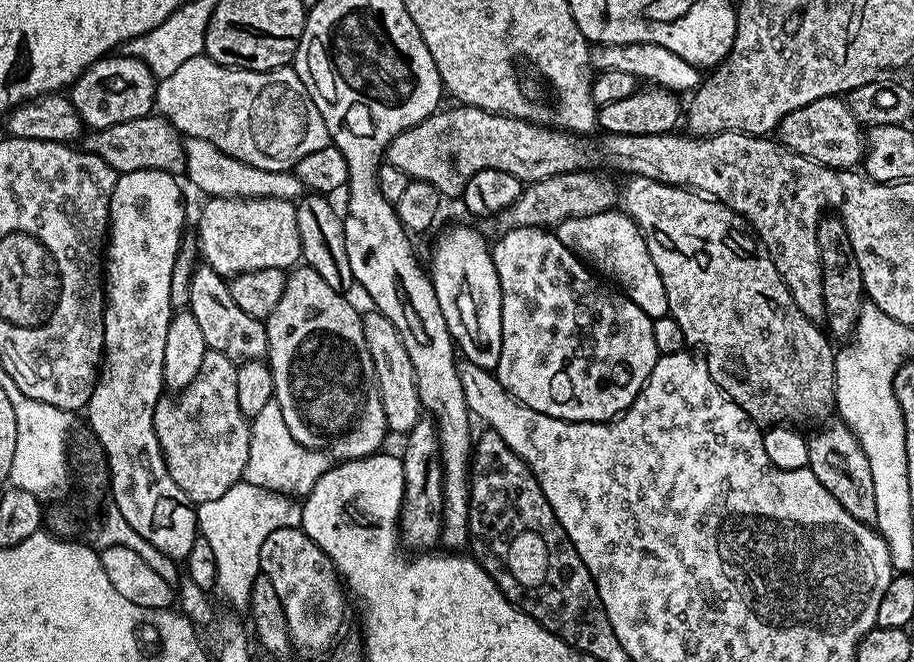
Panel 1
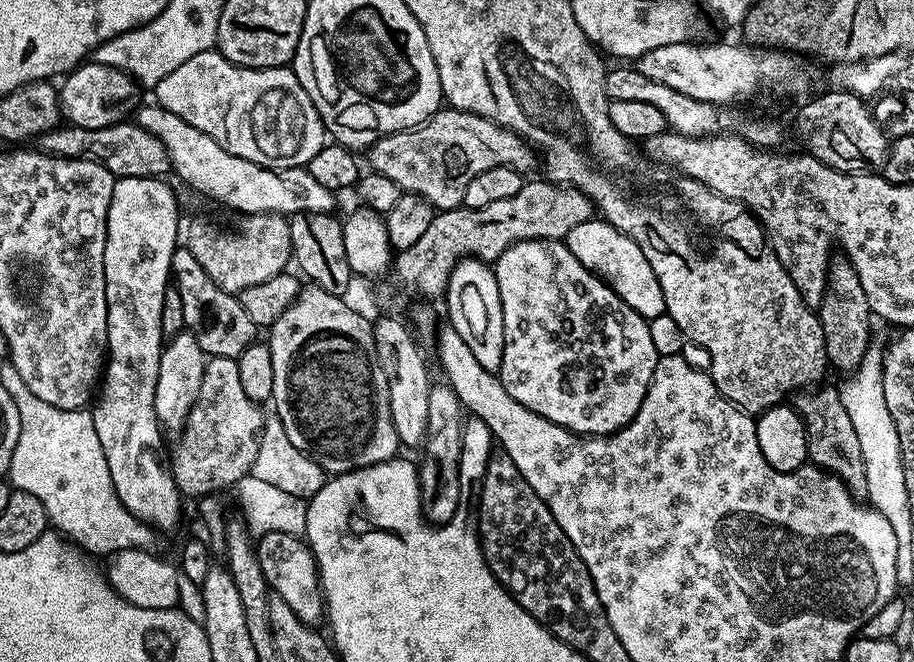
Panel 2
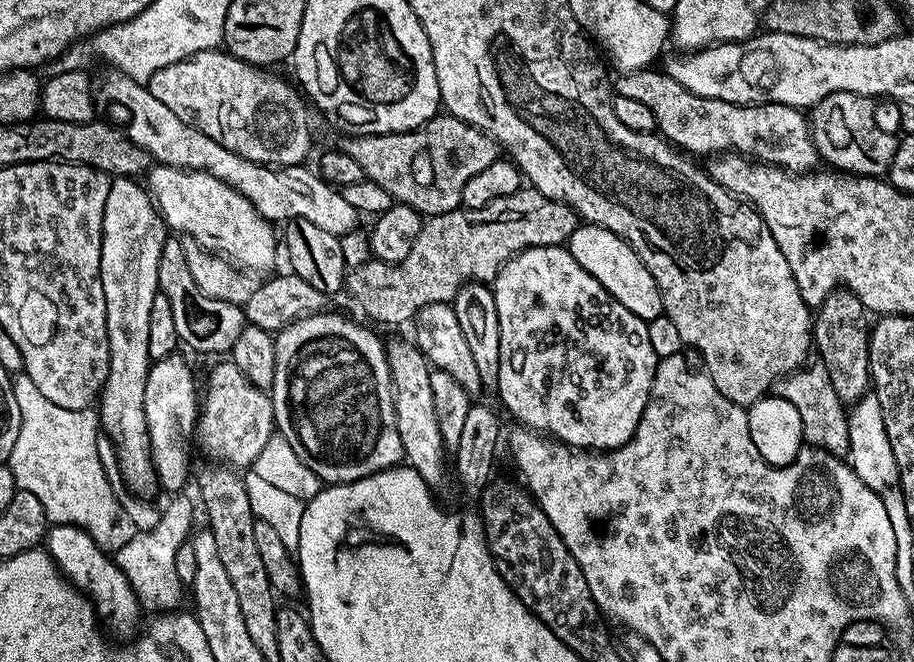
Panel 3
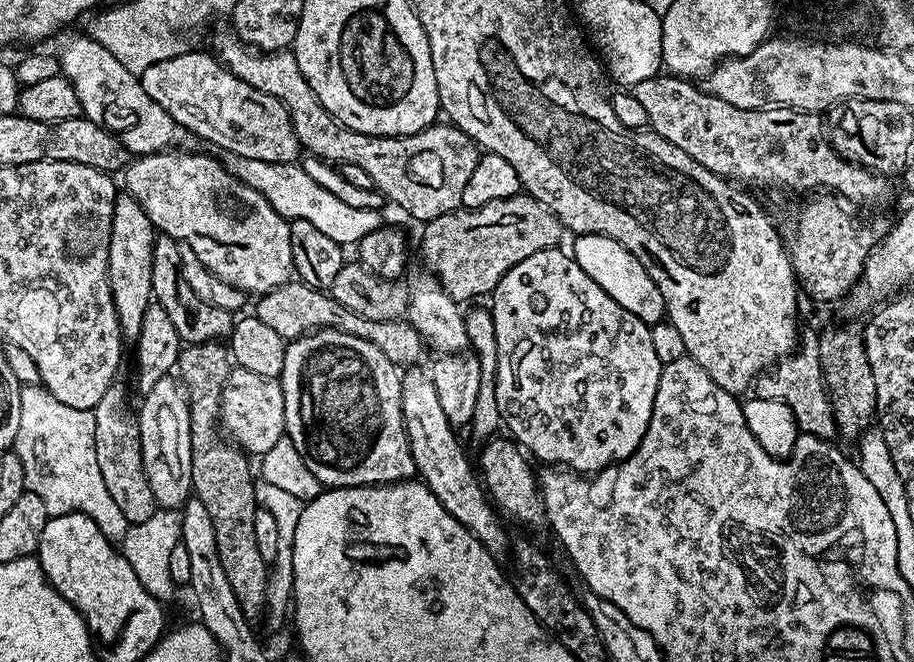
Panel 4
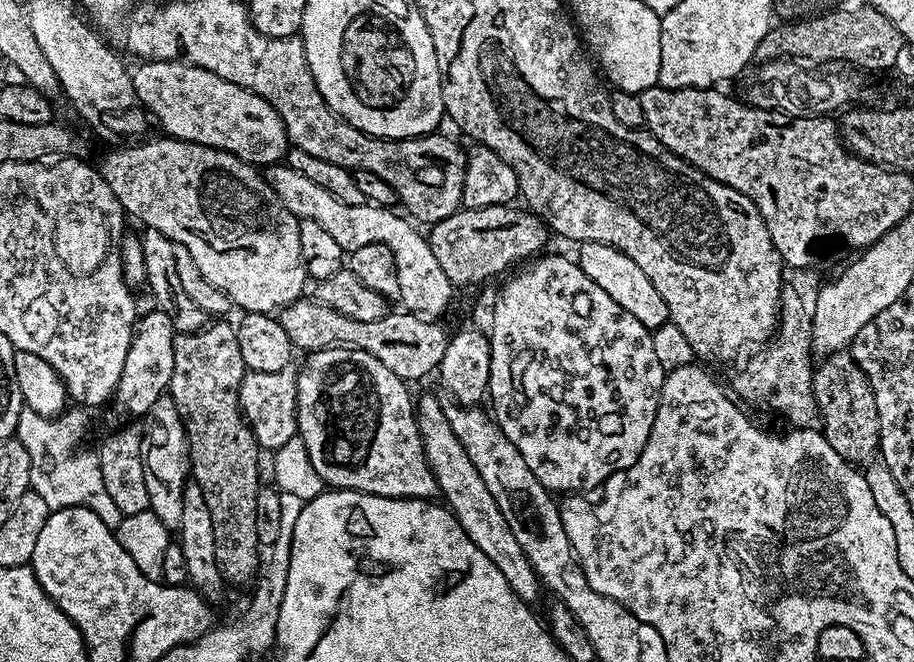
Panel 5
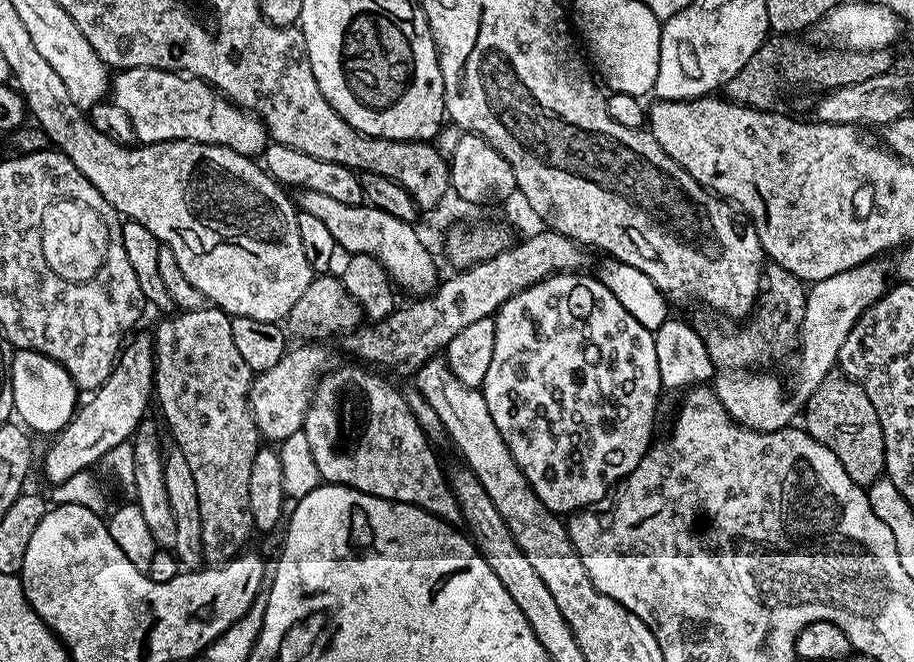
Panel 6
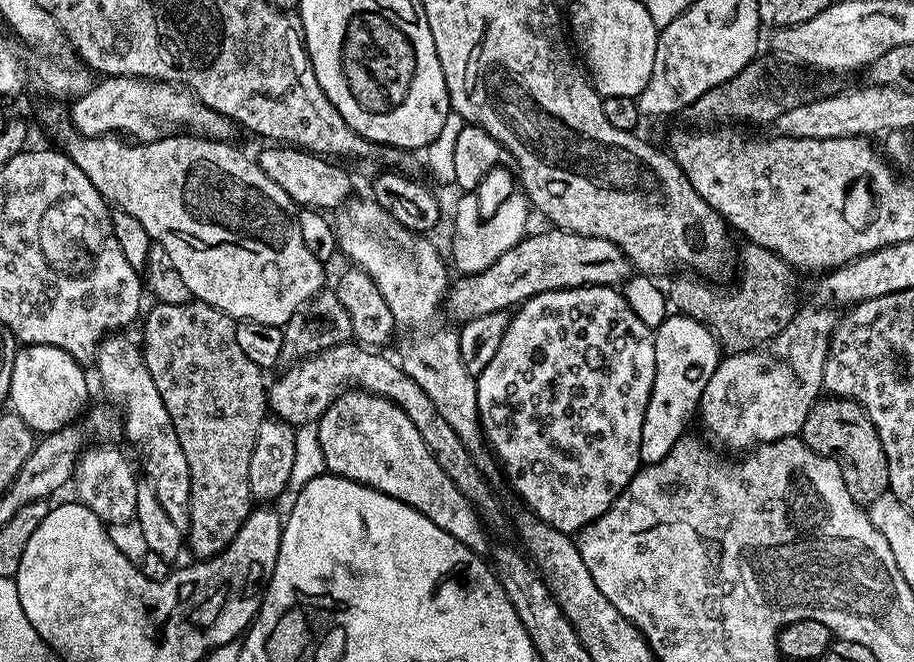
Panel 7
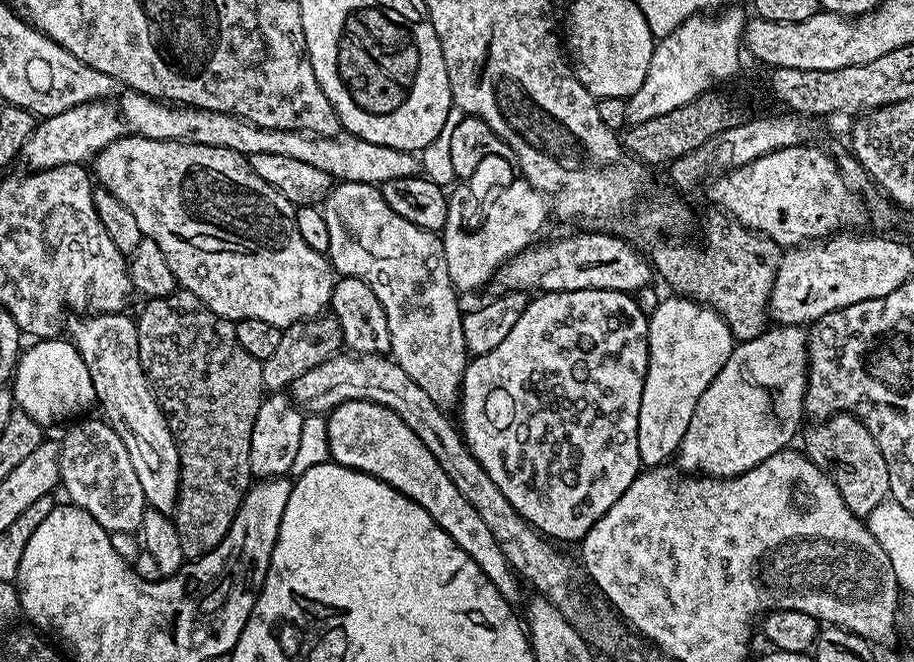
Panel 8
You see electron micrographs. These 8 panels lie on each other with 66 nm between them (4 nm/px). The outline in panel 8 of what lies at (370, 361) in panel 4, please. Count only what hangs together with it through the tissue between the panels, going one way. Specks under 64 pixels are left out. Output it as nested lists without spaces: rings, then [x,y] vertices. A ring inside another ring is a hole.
[[[351,400],[332,409],[326,419],[331,463],[377,476],[406,498],[418,502],[418,506],[422,506],[422,510],[426,510],[426,514],[430,514],[430,518],[434,518],[434,522],[438,522],[438,526],[442,526],[442,530],[446,530],[446,534],[450,534],[450,538],[454,538],[454,542],[458,542],[458,546],[466,550],[474,562],[478,562],[478,570],[494,582],[498,594],[502,594],[509,604],[519,605],[522,581],[508,565],[506,554],[502,554],[502,546],[498,546],[494,534],[490,534],[483,524],[478,510],[474,510],[474,506],[462,498],[458,486],[446,478],[446,470],[438,466],[434,454],[426,450],[418,434],[414,434],[414,430],[410,430],[410,426],[406,426],[394,410],[374,402]]]

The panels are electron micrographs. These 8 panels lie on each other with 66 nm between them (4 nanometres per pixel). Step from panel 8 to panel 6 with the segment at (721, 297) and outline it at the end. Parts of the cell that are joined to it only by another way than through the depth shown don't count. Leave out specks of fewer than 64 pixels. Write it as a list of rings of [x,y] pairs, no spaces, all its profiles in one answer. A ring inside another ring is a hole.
[[[769,263],[764,270],[760,298],[743,322],[733,322],[728,318],[712,318],[716,320],[699,325],[698,331],[710,354],[713,369],[724,374],[736,374],[753,366],[768,366],[771,360],[782,359],[791,348],[793,351],[797,347],[805,310],[805,281],[790,274],[790,270]]]

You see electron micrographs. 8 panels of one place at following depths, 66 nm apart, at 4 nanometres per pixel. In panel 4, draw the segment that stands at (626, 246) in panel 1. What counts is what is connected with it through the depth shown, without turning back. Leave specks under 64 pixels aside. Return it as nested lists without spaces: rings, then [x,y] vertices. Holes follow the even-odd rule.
[[[602,234],[576,236],[573,241],[570,247],[572,259],[578,262],[578,266],[582,266],[586,275],[598,282],[598,286],[602,286],[602,290],[606,290],[606,294],[610,294],[610,298],[614,298],[614,302],[618,302],[618,306],[630,310],[630,314],[649,326],[665,319],[664,299],[658,286],[654,286],[642,262],[638,262],[638,258],[634,258],[634,254],[630,254],[622,242],[614,242],[614,238]]]

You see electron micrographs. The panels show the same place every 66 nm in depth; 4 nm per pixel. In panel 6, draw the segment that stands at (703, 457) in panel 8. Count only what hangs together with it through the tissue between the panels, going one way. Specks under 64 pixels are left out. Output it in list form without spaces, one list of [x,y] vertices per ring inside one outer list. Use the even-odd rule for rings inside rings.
[[[884,262],[859,264],[845,272],[834,274],[834,278],[819,280],[819,282],[807,289],[806,310],[804,311],[798,337],[798,353],[800,352],[800,357],[796,360],[796,377],[792,380],[792,396],[787,396],[784,393],[784,388],[780,385],[779,378],[771,376],[768,370],[748,370],[743,374],[720,374],[715,377],[714,391],[716,396],[722,402],[724,409],[732,415],[732,419],[737,420],[742,428],[752,428],[756,432],[773,432],[774,430],[789,427],[795,421],[792,420],[795,416],[797,419],[798,413],[808,403],[810,394],[814,394],[814,390],[818,390],[818,386],[827,376],[833,375],[834,369],[838,364],[842,342],[846,342],[846,338],[850,334],[850,330],[854,330],[858,318],[867,308],[871,308],[889,287],[889,265],[887,268],[886,265],[880,263]]]

